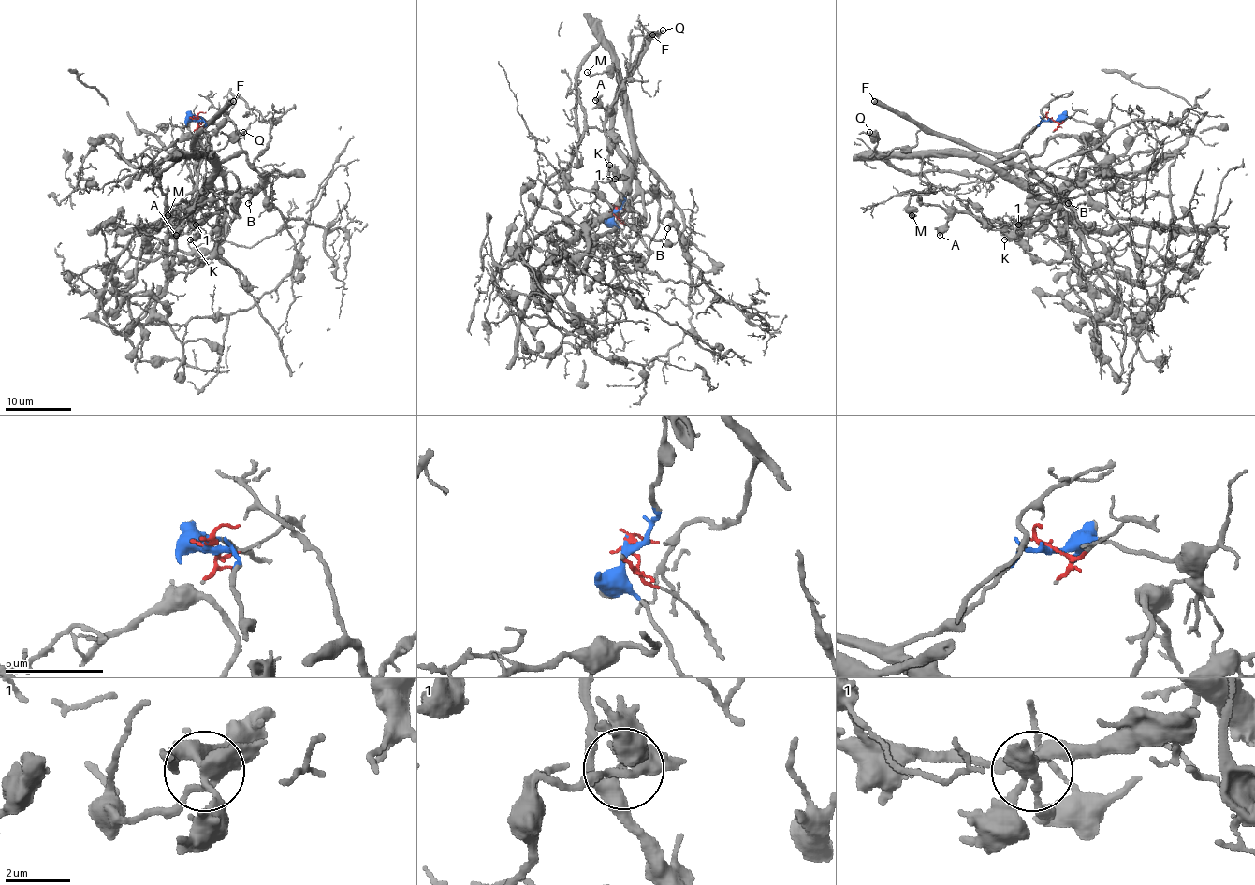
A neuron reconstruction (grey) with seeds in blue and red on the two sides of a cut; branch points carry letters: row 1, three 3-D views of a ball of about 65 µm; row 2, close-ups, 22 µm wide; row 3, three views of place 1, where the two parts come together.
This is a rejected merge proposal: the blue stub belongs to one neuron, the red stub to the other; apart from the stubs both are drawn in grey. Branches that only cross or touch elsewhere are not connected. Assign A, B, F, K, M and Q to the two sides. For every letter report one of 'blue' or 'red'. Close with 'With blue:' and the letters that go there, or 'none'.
A: blue
B: blue
F: blue
K: blue
M: red
Q: blue
With blue: A, B, F, K, Q

